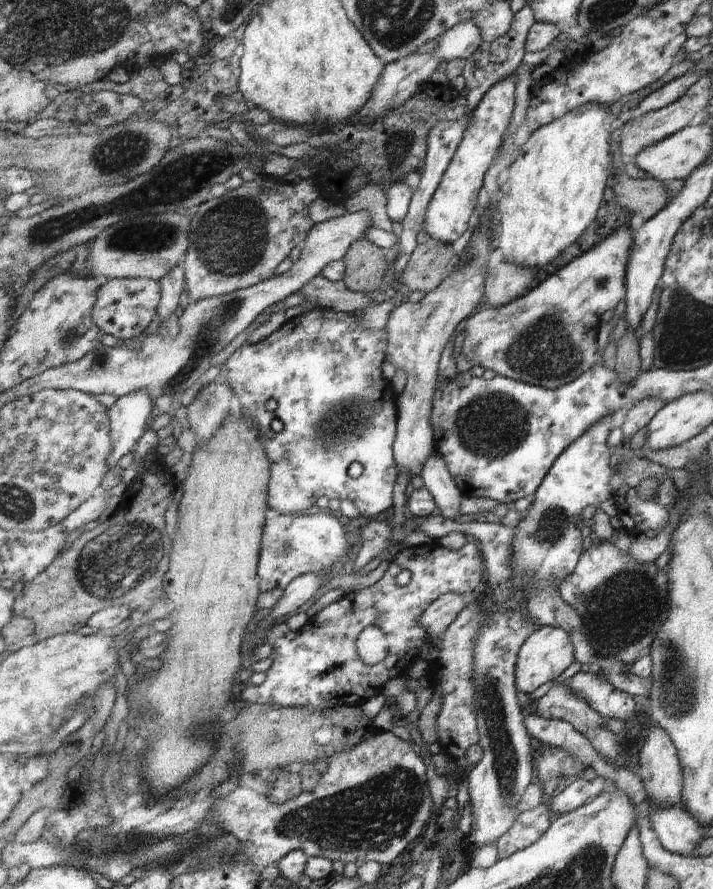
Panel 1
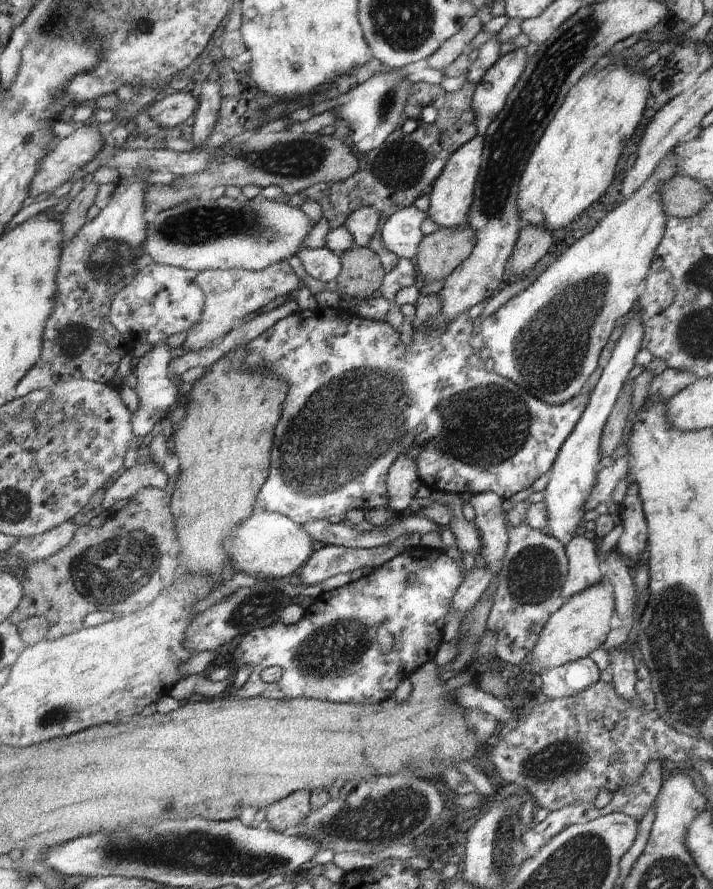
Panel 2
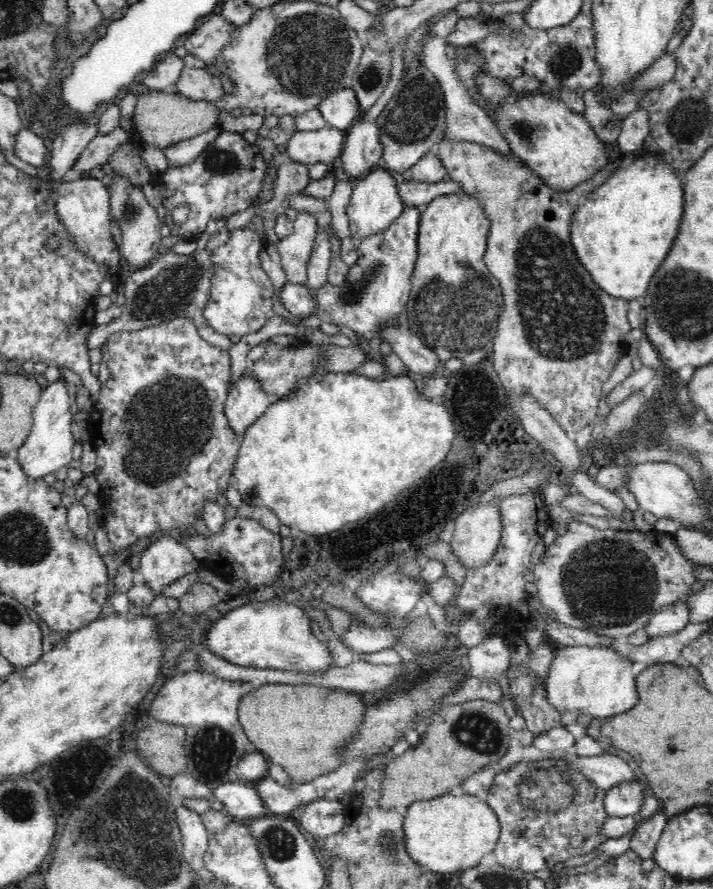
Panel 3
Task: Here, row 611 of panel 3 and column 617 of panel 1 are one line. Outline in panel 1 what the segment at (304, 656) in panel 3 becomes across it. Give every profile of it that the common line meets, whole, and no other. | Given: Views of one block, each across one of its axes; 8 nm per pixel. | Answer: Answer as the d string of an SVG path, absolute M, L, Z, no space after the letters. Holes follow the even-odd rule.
M623 224L613 232L615 234L605 242L571 262L547 282L537 284L537 288L534 287L515 302L509 302L501 308L482 307L470 316L462 326L465 336L461 352L471 362L471 366L478 364L485 369L490 368L497 375L548 389L561 388L591 370L601 360L601 355L597 353L601 315L607 310L615 310L615 306L625 300L627 294L627 266L635 233L629 224Z

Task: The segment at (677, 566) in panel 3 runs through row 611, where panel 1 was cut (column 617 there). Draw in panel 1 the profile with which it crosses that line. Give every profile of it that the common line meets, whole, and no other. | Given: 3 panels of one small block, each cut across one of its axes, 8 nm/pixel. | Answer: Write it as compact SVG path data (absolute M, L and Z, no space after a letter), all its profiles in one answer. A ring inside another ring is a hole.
M597 541L589 549L585 550L583 556L581 556L577 568L573 571L573 574L570 574L559 587L559 592L564 598L565 602L571 606L577 614L583 620L583 630L586 631L588 641L591 643L591 646L595 648L595 652L599 652L601 656L613 656L621 662L626 664L634 664L636 661L639 661L643 656L651 655L651 646L653 641L655 641L655 636L657 636L657 631L662 630L662 625L665 620L667 620L667 614L669 614L669 573L668 568L657 568L657 564L646 564L645 566L639 564L632 558L632 554L629 552L627 554L619 554L619 548L615 546L615 543L610 541Z

